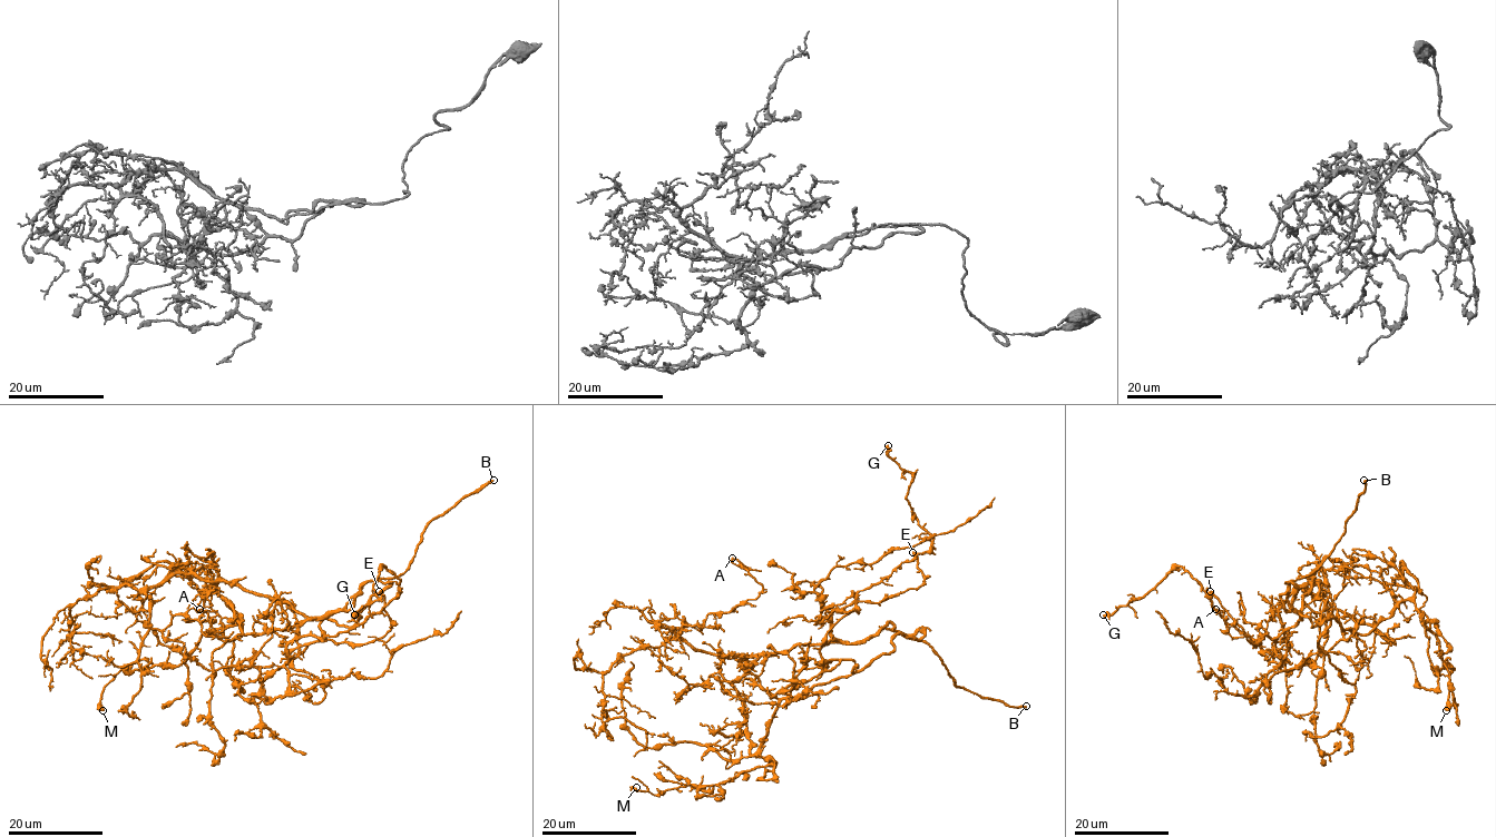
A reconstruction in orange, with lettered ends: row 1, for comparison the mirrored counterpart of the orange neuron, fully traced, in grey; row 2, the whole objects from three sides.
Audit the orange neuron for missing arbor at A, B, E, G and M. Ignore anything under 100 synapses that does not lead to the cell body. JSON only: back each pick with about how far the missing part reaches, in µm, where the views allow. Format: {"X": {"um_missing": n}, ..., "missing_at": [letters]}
{"B": {"um_missing": 25}, "missing_at": ["B"]}

